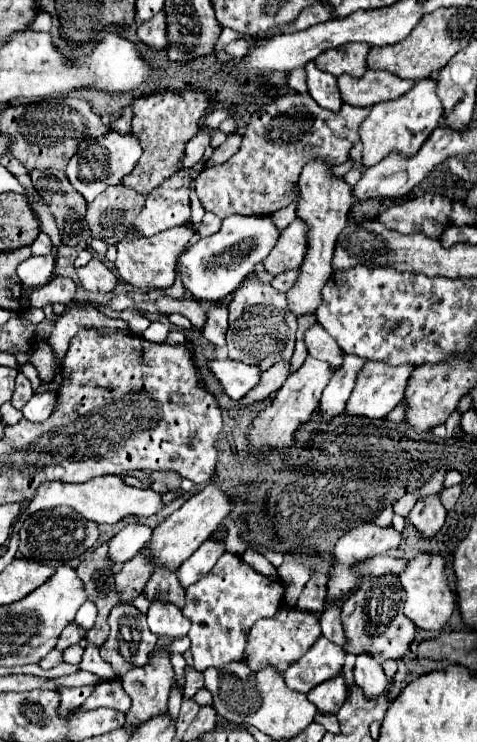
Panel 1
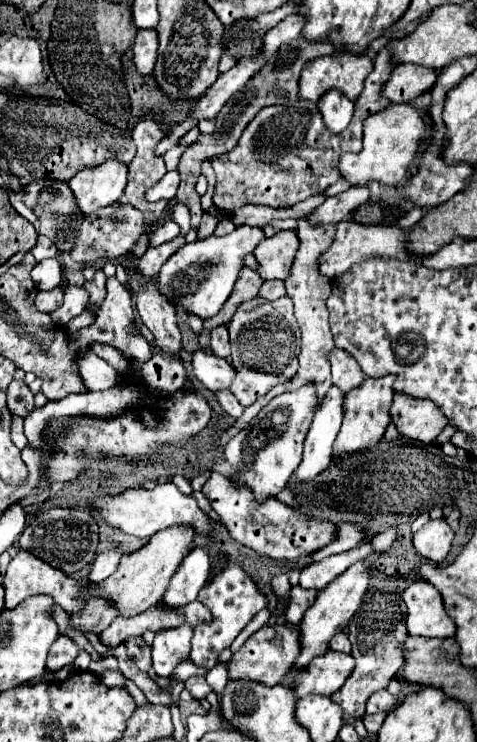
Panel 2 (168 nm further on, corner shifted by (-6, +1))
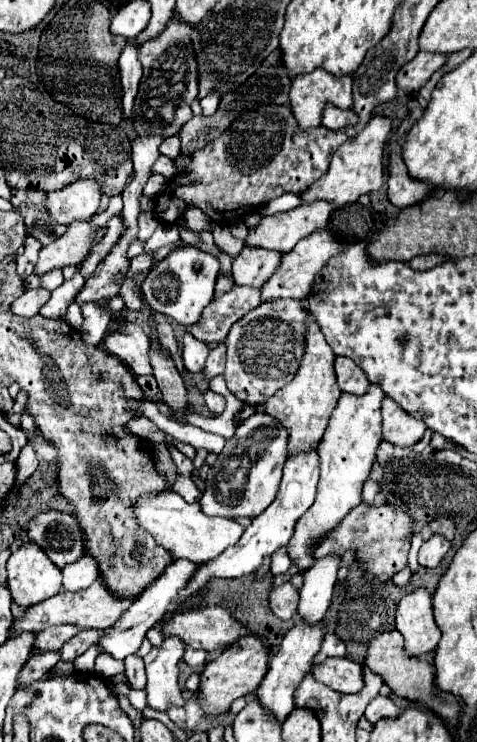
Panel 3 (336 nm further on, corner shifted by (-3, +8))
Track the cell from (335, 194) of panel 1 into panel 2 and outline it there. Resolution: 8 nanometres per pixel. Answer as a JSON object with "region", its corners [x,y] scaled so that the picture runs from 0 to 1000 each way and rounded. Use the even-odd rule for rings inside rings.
{"region":[[[644,290],[623,295],[623,317],[627,317],[627,338],[618,344],[618,354],[610,360],[606,373],[597,376],[597,387],[602,387],[602,398],[610,400],[614,411],[618,411],[618,427],[623,435],[631,441],[631,451],[635,451],[635,465],[631,465],[631,476],[627,476],[627,500],[623,508],[614,511],[606,527],[631,522],[635,516],[665,516],[665,532],[669,540],[677,538],[681,527],[694,522],[694,500],[690,500],[690,487],[686,487],[686,476],[698,470],[698,451],[690,443],[690,419],[686,419],[686,400],[694,398],[694,376],[686,376],[681,371],[669,368],[669,346],[694,333],[698,322],[706,314],[706,303],[656,303],[648,301]]]}

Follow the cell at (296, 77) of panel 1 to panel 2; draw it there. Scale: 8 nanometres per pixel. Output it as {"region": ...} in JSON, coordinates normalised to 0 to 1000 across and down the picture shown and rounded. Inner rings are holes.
{"region":[[[698,71],[639,85],[627,106],[627,128],[665,136],[677,123],[711,120],[732,133],[748,133],[765,104],[782,96],[782,82],[769,74]]]}

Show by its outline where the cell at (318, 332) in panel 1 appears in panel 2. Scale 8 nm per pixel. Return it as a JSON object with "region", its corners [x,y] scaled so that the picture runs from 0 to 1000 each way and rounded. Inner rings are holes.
{"region":[[[698,468],[690,473],[690,489],[698,503],[698,516],[719,527],[732,530],[740,522],[753,522],[765,513],[765,503],[757,500],[757,495],[748,495],[748,487],[727,473]]]}

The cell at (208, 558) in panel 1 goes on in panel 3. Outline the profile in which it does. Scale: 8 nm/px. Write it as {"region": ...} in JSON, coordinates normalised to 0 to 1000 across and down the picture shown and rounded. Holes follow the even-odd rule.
{"region":[[[365,755],[344,768],[344,774],[323,787],[314,787],[314,792],[306,792],[289,809],[281,809],[273,814],[273,819],[247,833],[247,838],[239,838],[231,846],[218,849],[218,854],[201,865],[201,871],[210,873],[210,881],[226,881],[243,889],[260,889],[264,884],[285,881],[306,852],[323,844],[323,836],[340,833],[340,825],[348,825],[356,809],[365,809],[365,803],[373,803],[373,798],[390,790],[390,782],[398,782],[398,776],[411,771],[411,765],[415,763],[407,763],[398,755]]]}

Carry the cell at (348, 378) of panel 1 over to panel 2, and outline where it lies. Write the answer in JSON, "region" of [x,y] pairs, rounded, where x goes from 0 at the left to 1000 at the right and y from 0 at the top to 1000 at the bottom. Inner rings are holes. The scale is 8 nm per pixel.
{"region":[[[694,522],[656,562],[656,573],[639,592],[635,621],[614,637],[610,648],[644,648],[656,646],[669,635],[686,632],[698,611],[694,602],[715,575],[719,559],[723,559],[723,527],[715,527],[711,522]]]}

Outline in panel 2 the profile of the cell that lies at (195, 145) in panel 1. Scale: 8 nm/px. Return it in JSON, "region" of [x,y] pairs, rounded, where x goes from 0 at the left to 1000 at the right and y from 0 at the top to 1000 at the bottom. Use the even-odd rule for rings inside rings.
{"region":[[[354,230],[354,233],[325,249],[325,255],[312,255],[308,268],[312,268],[312,271],[329,271],[329,268],[363,268],[367,260],[371,260],[375,244],[379,244],[375,230]]]}

